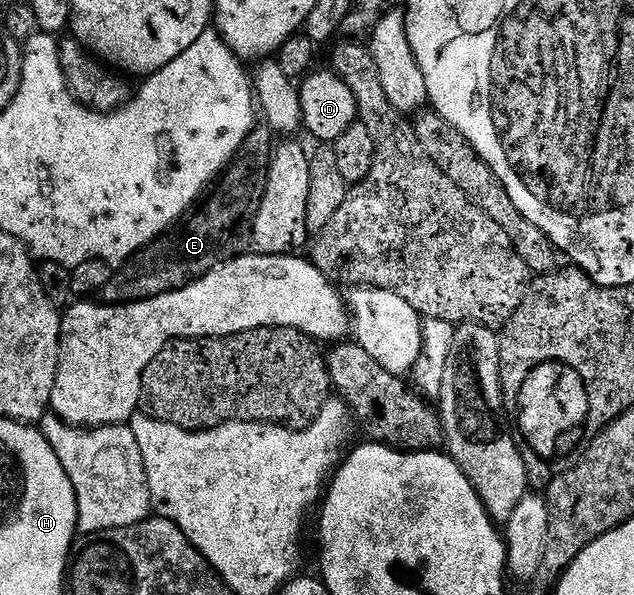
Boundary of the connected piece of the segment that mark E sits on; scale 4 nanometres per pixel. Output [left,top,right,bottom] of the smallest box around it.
[100,127,274,305]

